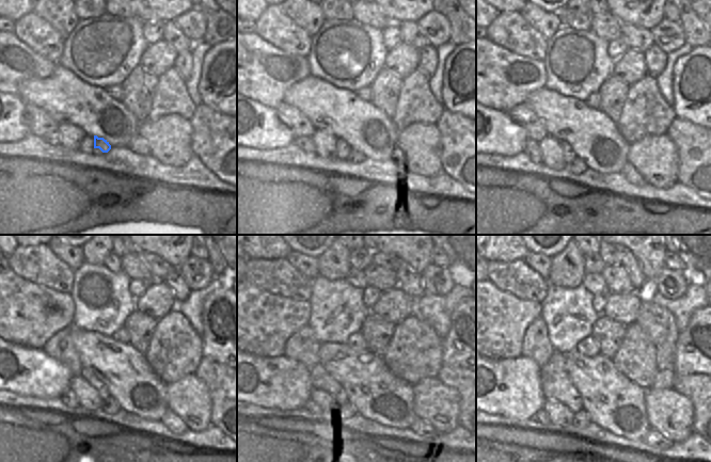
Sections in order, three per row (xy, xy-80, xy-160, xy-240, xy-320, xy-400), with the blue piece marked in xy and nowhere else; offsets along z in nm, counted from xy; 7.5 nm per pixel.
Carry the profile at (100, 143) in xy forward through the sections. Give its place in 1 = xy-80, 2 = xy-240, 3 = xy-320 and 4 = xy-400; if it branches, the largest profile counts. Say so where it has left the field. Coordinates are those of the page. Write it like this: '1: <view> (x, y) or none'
1: xy-80 (324, 142)
2: xy-240 (88, 398)
3: xy-320 (328, 407)
4: xy-400 (558, 413)

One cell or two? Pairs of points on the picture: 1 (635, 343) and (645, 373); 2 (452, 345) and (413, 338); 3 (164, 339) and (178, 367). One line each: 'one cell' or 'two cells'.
1: one cell
2: two cells
3: one cell

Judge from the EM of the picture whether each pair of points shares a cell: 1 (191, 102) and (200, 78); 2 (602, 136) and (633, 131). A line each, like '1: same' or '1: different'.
1: different
2: different

